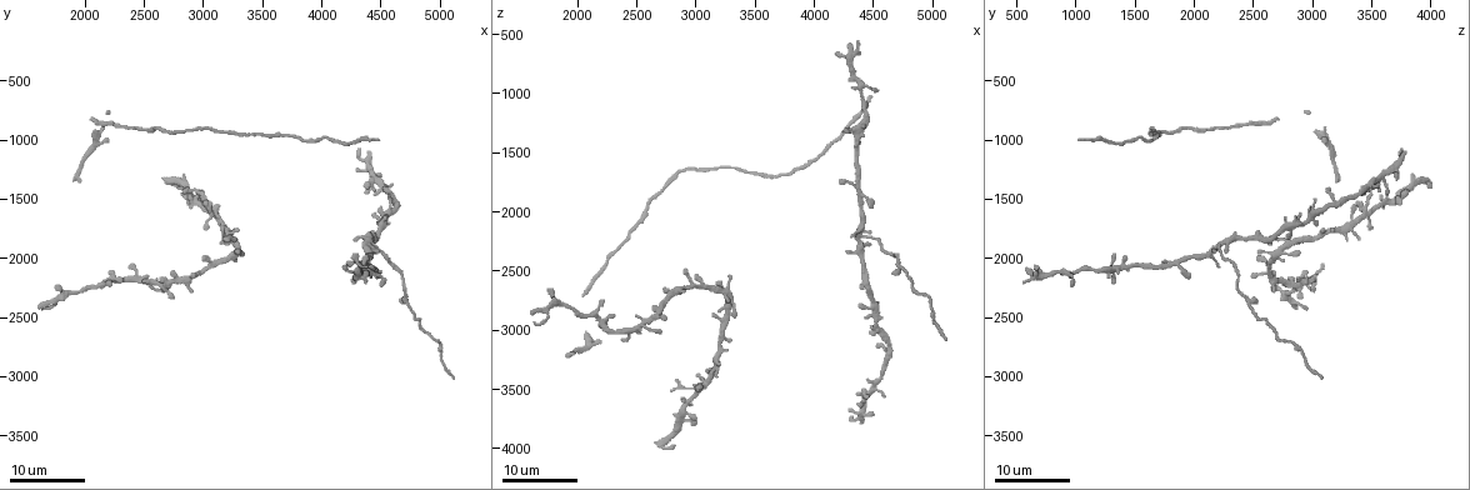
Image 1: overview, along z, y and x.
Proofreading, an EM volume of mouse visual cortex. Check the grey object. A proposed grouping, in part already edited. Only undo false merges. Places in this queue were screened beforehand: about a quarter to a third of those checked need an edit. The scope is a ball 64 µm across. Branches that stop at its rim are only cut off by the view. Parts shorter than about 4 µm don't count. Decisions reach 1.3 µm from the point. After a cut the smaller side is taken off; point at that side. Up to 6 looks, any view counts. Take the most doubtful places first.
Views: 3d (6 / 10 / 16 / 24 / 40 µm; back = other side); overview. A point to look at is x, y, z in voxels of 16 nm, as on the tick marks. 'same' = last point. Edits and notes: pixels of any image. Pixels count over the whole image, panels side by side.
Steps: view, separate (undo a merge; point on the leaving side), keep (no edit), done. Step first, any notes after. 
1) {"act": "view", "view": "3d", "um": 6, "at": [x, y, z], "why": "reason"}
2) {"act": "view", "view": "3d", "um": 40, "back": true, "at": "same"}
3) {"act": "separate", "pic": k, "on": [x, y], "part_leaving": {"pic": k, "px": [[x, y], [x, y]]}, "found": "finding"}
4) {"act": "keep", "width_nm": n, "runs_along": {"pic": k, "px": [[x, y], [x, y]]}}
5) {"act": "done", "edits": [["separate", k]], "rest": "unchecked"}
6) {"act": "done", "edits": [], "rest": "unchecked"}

{"act": "view", "view": "3d", "um": 16, "at": [4380, 1900, 2220], "why": "a fork"}

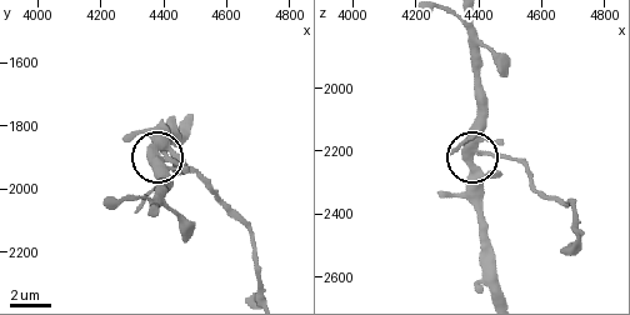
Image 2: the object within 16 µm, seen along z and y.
{"act": "view", "view": "3d", "um": 6, "at": [4390, 1890, 2210]}

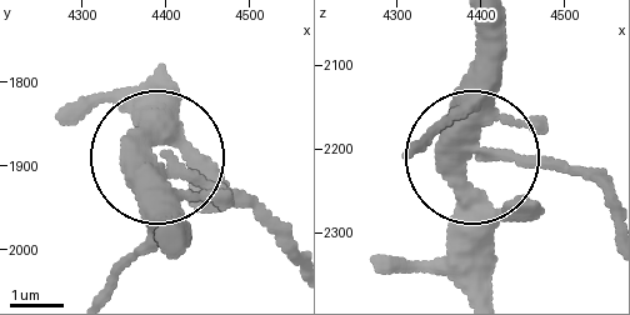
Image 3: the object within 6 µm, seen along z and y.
{"act": "separate", "pic": 3, "on": [256, 198], "part_leaving": {"pic": 3, "px": [[184, 168], [286, 234]]}, "found": "a second neuron is stuck on"}

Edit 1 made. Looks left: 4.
{"act": "view", "view": "3d", "um": 16, "at": [3080, 1620, 3460], "why": "looks like a crossing"}

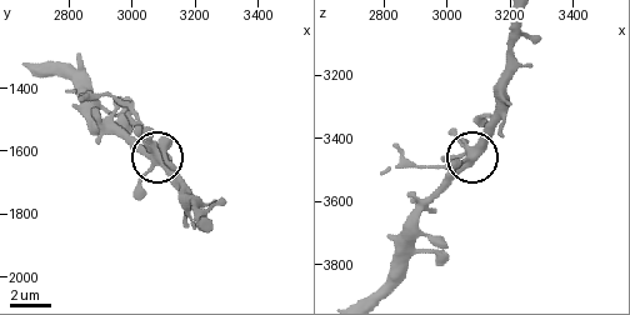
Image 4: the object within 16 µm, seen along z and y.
{"act": "view", "view": "3d", "um": 10, "at": [3070, 1600, 3440]}

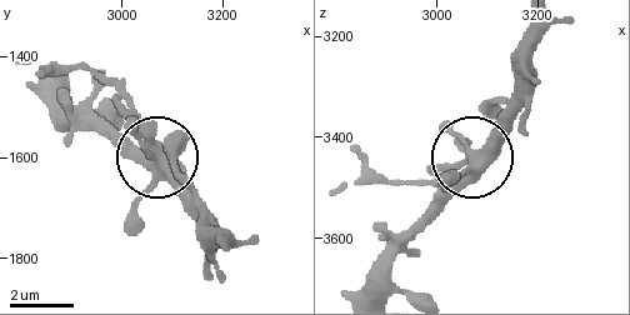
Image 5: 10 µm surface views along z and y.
{"act": "separate", "pic": 5, "on": [124, 94], "arms": 5, "part_leaving": {"pic": 5, "px": [[454, 163], [416, 184], [336, 193]]}, "found": "a second neuron is stuck on"}

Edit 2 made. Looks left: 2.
{"act": "view", "view": "3d", "um": 16, "at": [4400, 2080, 1340]}

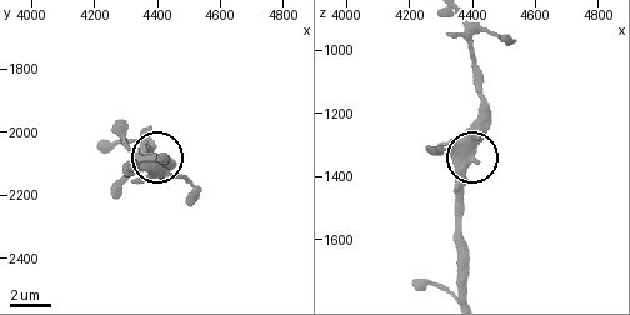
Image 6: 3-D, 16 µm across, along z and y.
{"act": "view", "view": "3d", "um": 6, "at": "same", "why": "closer look"}

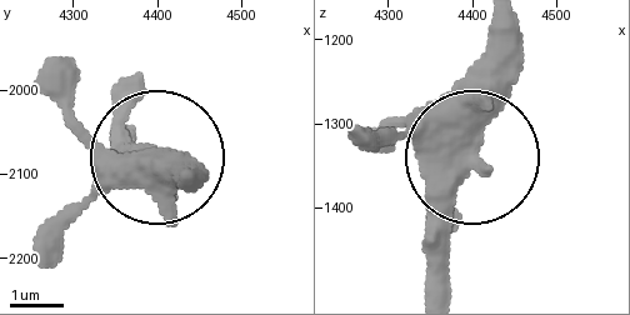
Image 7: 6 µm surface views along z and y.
{"act": "keep", "found": "all the same neuron"}

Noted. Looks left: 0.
{"act": "done", "edits": [["separate", 3], ["separate", 5]], "rest": "unchecked"}

